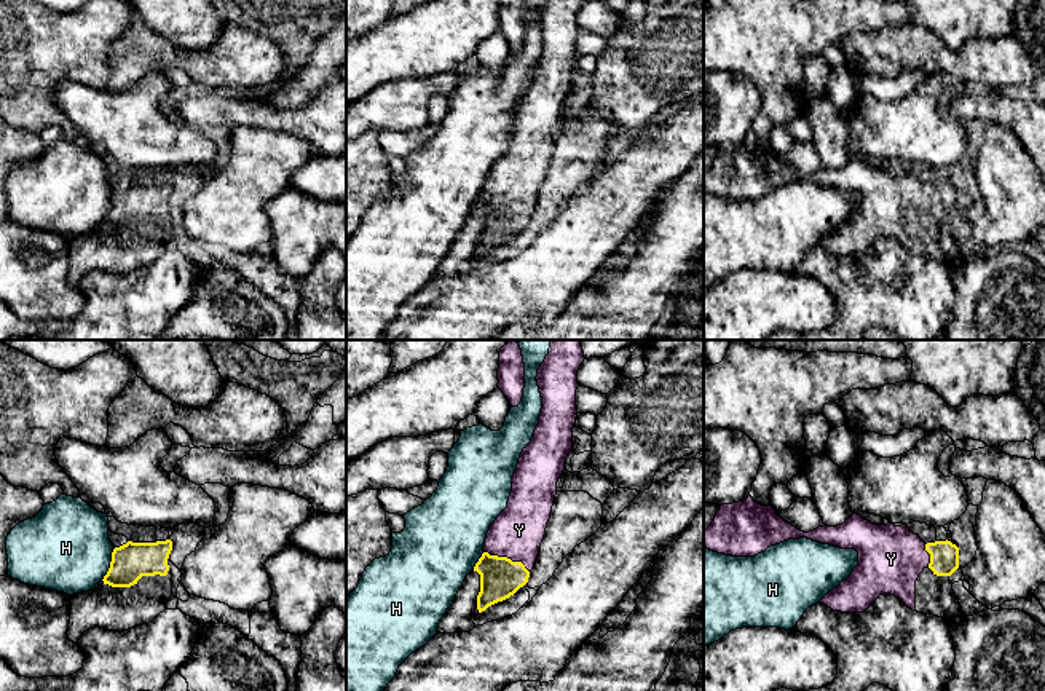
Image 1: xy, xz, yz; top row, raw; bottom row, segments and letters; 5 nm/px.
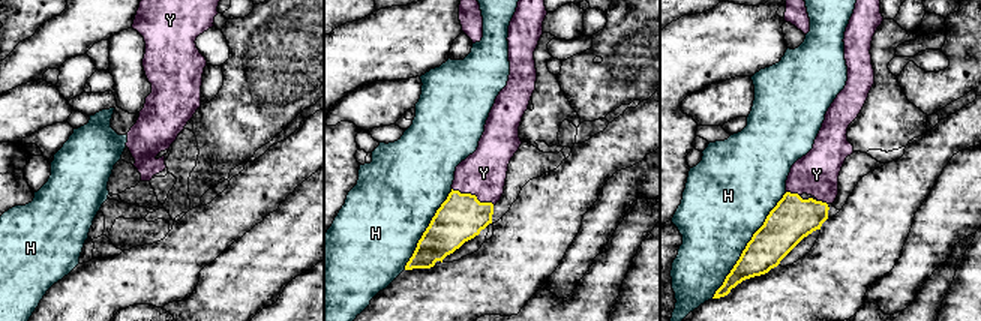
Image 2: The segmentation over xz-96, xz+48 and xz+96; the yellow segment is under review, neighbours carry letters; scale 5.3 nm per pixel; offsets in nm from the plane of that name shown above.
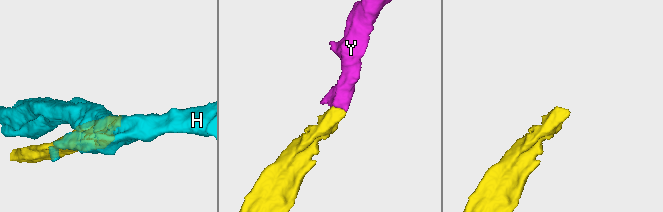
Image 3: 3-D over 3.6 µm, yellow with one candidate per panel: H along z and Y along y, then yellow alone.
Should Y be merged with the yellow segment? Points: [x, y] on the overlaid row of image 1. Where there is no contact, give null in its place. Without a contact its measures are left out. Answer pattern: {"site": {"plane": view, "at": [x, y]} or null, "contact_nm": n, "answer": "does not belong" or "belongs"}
{"site": {"plane": "xz", "at": [506, 557]}, "contact_nm": 260, "answer": "belongs"}

